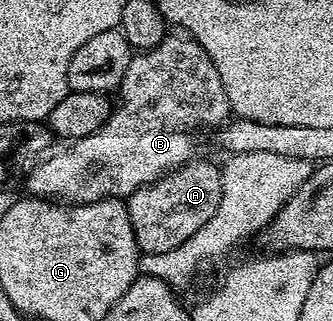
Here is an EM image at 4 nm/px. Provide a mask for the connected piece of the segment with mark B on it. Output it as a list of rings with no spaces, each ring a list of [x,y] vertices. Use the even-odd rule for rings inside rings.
[[[169,32],[164,35],[158,48],[150,48],[133,53],[130,68],[122,76],[118,87],[118,101],[112,107],[110,120],[98,132],[77,142],[68,142],[65,150],[49,153],[41,157],[27,171],[27,193],[37,198],[59,200],[65,204],[81,206],[87,202],[97,202],[103,198],[126,200],[138,188],[149,186],[164,174],[178,170],[193,161],[192,134],[203,126],[219,128],[229,121],[230,107],[226,88],[222,88],[222,76],[214,68],[214,60],[206,56],[206,48],[183,32]]]

